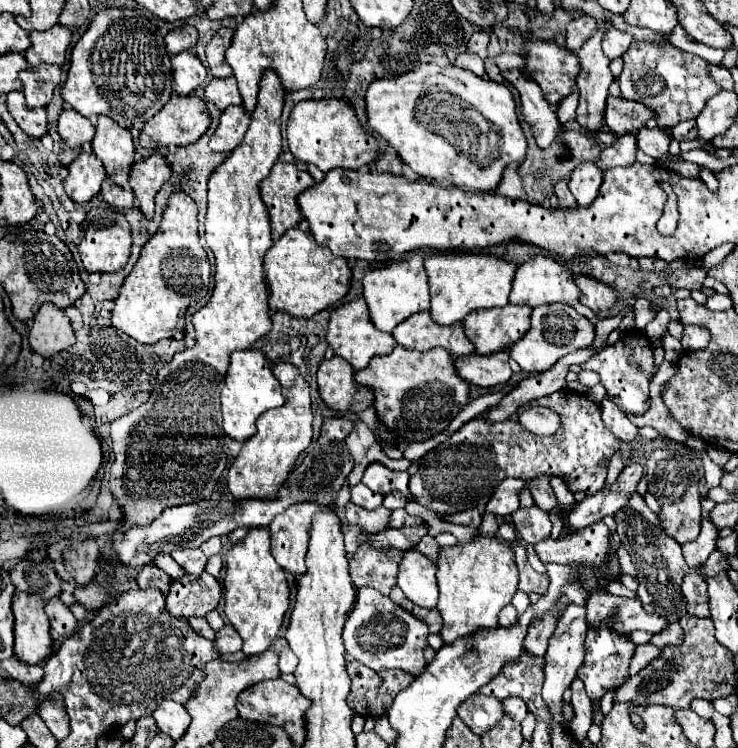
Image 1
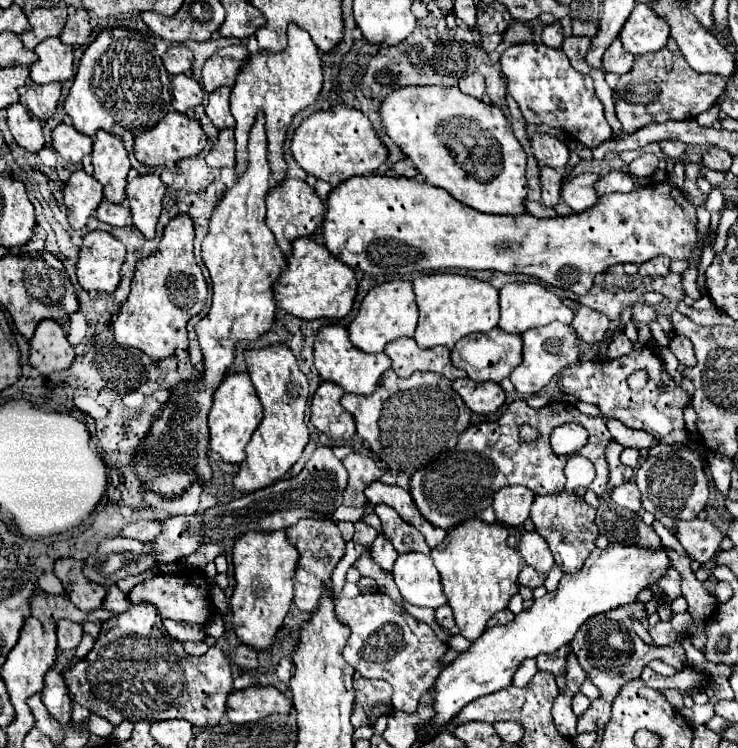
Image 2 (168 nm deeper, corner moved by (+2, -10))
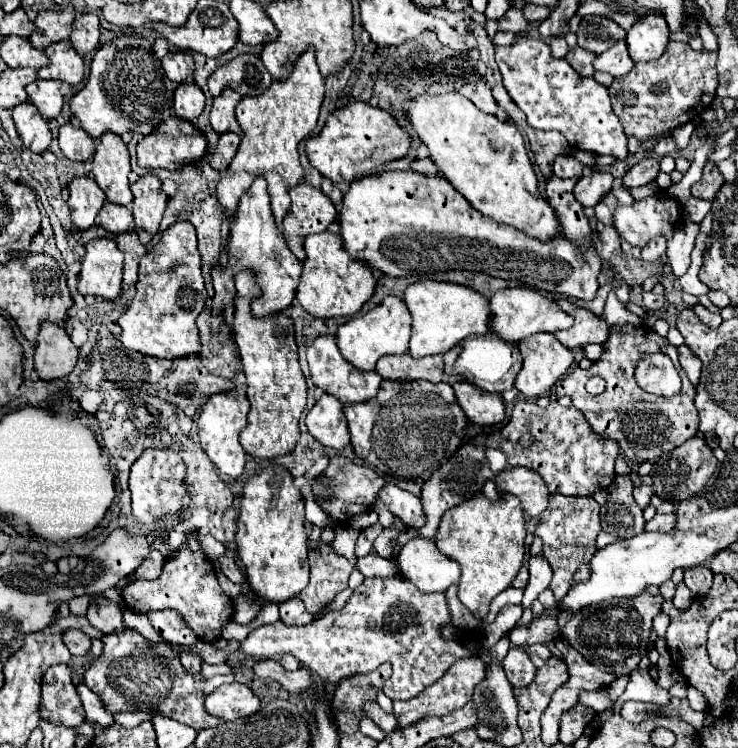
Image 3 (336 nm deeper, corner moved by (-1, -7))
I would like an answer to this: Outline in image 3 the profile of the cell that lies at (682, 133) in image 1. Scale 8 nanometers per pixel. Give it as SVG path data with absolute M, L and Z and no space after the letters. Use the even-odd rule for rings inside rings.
M662 137L656 145L654 145L654 153L658 157L664 157L664 155L672 155L676 151L676 145L674 145L674 139L672 137Z

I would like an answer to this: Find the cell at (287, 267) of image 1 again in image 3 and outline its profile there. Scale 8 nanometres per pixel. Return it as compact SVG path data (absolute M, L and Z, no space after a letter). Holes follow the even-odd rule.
M330 231L306 237L304 249L306 261L302 265L302 277L296 291L296 299L300 301L300 305L314 317L356 315L362 309L362 305L374 295L376 289L374 271L366 263L352 259L344 249L342 237Z

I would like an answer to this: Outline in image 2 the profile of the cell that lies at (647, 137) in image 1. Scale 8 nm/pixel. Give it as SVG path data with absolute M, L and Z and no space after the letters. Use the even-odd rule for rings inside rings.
M643 154L629 164L629 174L635 178L641 178L641 176L647 178L657 170L657 166L659 166L659 158L655 154Z

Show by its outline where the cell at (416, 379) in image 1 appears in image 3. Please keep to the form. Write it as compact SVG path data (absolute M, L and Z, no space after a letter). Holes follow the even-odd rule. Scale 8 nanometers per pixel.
M382 381L374 399L362 405L346 405L344 415L356 457L368 461L376 473L384 475L386 483L394 483L416 497L420 497L424 481L458 451L468 425L452 387L428 381Z

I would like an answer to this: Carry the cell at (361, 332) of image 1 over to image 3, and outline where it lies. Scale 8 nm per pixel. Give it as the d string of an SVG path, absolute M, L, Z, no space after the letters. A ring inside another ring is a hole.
M322 335L318 337L308 349L306 349L306 359L310 363L310 379L316 387L324 389L324 393L334 395L336 399L340 399L340 403L362 403L362 401L370 401L378 389L382 379L378 377L378 373L370 371L370 373L358 373L358 369L354 369L352 365L346 365L346 361L342 361L342 355L338 353L338 345L334 341L332 335Z

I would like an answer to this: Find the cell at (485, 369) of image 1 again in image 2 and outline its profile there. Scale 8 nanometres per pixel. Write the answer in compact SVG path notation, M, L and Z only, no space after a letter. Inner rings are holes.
M469 378L453 380L453 390L477 414L495 412L505 402L505 390L497 382L475 382Z

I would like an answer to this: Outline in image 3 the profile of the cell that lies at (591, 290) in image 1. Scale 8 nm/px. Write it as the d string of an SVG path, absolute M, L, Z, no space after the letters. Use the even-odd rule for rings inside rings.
M574 307L570 315L574 317L574 325L566 331L554 333L554 337L558 337L558 341L562 341L564 347L578 349L586 343L606 341L606 333L608 333L610 325L604 323L600 317L596 317L594 313L590 313L588 309L582 309L582 307Z

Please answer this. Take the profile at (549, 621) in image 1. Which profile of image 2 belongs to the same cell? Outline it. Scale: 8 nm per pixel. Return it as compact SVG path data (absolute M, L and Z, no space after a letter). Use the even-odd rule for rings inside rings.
M531 658L531 660L525 660L519 668L517 668L517 672L515 672L515 676L513 676L513 684L515 686L527 686L529 684L529 680L537 674L537 660L535 658Z

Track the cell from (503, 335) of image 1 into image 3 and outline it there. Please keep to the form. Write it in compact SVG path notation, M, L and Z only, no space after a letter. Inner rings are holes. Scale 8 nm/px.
M490 335L466 337L454 345L444 355L444 373L446 375L464 375L468 383L488 393L504 393L514 387L514 379L522 369L522 357L516 345L506 345L506 341Z

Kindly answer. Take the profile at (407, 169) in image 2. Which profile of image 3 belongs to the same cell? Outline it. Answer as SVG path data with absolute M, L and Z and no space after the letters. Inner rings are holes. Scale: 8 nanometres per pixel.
M416 159L414 163L412 163L412 169L414 171L420 171L420 173L438 173L438 169L436 169L436 165L434 165L434 161L432 159Z

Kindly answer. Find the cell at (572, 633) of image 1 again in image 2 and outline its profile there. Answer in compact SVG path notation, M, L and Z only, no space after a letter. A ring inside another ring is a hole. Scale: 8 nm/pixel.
M565 644L563 648L559 648L557 652L551 654L541 654L537 658L537 666L539 670L547 670L551 672L555 678L559 678L561 674L567 672L567 656L571 654L571 644Z

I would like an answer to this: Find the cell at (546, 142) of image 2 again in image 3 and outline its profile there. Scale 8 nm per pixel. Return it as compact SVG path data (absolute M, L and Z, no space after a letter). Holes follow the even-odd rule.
M560 157L554 161L554 175L560 179L572 179L572 177L582 177L584 165L572 157Z

